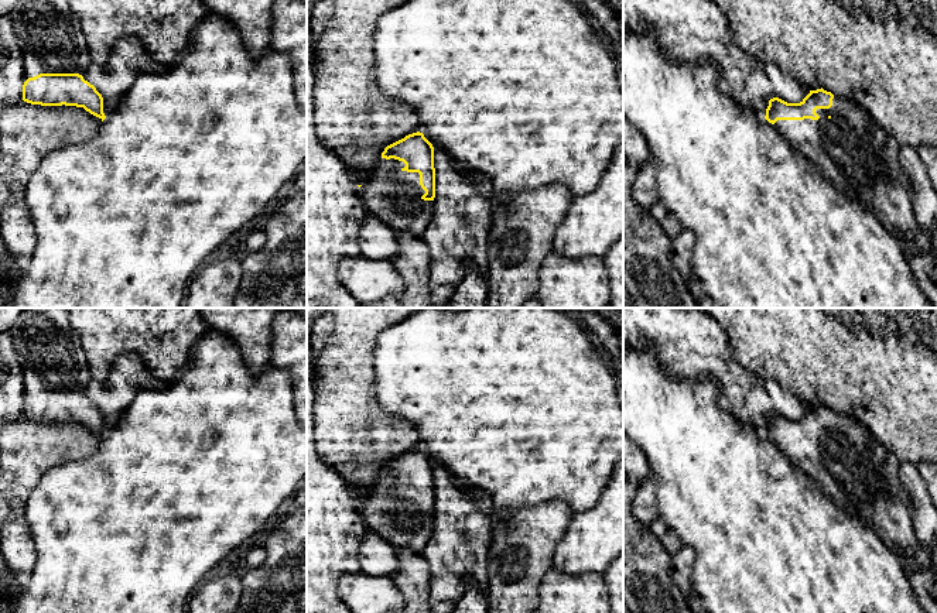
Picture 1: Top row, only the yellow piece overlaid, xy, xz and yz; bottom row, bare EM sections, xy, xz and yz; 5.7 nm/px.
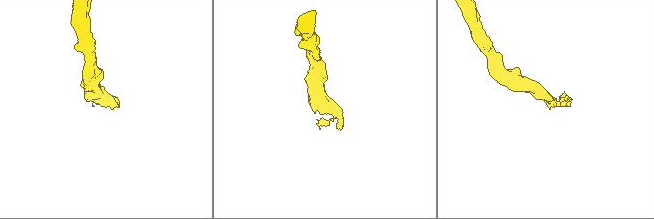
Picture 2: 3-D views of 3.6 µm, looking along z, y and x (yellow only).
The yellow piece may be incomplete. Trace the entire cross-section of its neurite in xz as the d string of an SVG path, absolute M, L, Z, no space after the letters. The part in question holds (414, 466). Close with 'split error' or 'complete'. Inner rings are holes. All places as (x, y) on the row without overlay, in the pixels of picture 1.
M417 448L387 462L359 507L367 530L397 548L421 552L434 527L432 460Z; split error

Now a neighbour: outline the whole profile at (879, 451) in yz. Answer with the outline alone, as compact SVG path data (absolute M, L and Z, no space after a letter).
M848 415L848 417L852 421L858 422L866 431L866 434L869 436L869 445L873 452L873 462L875 462L878 470L880 472L885 466L885 460L886 460L886 455L888 455L889 449L869 434L869 431L861 424L861 421L858 419L856 415Z

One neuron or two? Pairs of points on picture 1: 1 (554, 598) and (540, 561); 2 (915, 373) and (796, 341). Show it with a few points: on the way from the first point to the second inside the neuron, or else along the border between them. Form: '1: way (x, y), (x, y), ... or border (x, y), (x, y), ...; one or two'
1: border (551, 568), (541, 579), (539, 598); two
2: way (885, 345), (879, 341), (826, 341); one

